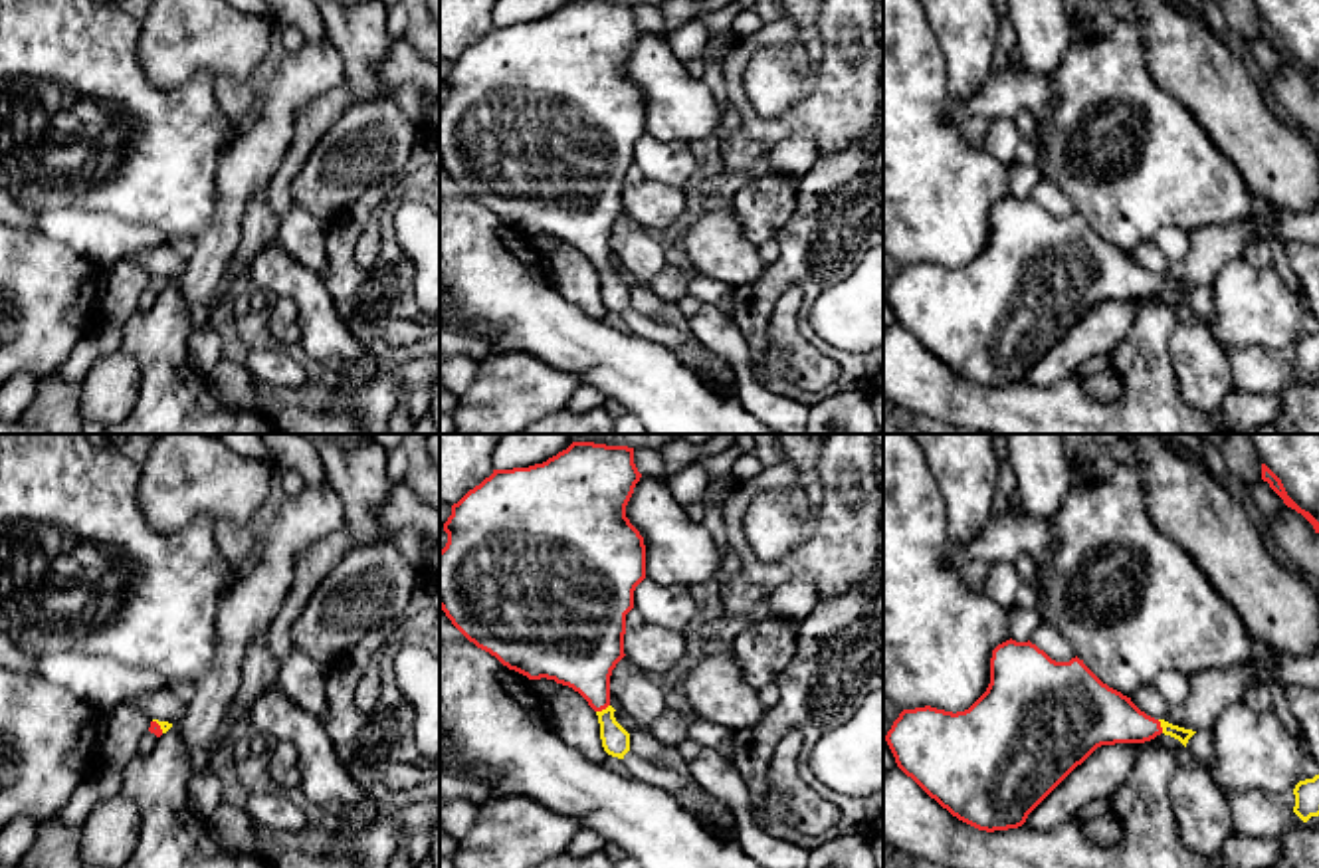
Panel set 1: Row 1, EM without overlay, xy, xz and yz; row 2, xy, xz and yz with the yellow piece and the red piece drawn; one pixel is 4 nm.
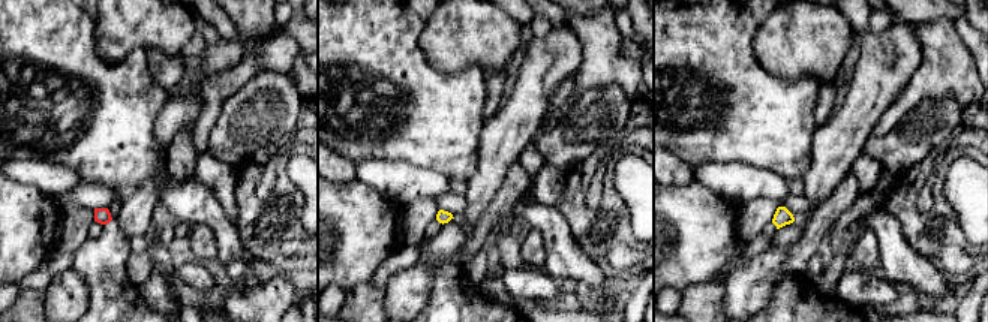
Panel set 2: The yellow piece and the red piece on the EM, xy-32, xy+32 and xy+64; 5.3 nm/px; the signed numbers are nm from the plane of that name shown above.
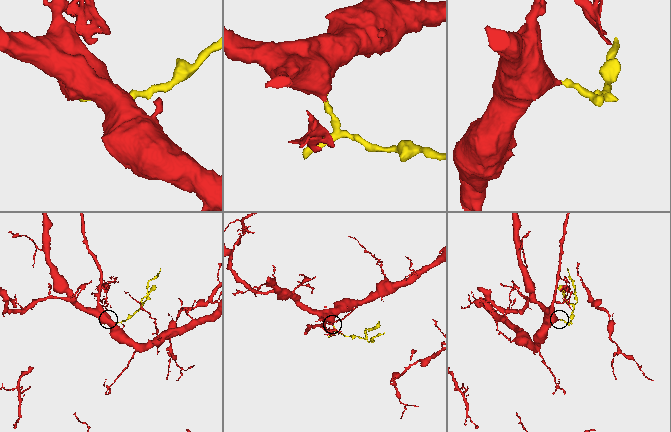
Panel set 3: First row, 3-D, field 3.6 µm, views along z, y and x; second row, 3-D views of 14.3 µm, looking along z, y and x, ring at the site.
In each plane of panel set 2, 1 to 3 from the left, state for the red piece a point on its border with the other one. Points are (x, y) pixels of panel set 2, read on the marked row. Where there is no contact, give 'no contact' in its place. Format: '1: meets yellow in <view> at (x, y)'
1: no contact
2: no contact
3: no contact

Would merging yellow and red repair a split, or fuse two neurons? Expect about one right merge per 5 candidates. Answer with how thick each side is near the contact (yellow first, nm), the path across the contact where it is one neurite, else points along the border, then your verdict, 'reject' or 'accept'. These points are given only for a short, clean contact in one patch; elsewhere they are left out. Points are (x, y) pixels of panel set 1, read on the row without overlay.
110/300 nm | across xz (614, 294), (603, 266), (581, 209) | accept

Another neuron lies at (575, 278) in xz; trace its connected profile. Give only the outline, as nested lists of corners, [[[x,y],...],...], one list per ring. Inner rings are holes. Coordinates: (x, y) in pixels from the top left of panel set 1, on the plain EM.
[[[557,240],[545,254],[545,266],[553,285],[566,301],[604,321],[608,309],[602,303],[598,271],[578,248]]]

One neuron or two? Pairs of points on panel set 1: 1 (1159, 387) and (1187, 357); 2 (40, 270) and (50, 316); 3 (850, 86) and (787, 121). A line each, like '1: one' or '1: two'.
1: two
2: one
3: one

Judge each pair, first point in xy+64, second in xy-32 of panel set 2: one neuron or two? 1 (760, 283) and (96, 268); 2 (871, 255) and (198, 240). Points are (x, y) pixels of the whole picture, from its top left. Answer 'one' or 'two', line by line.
1: two
2: one

